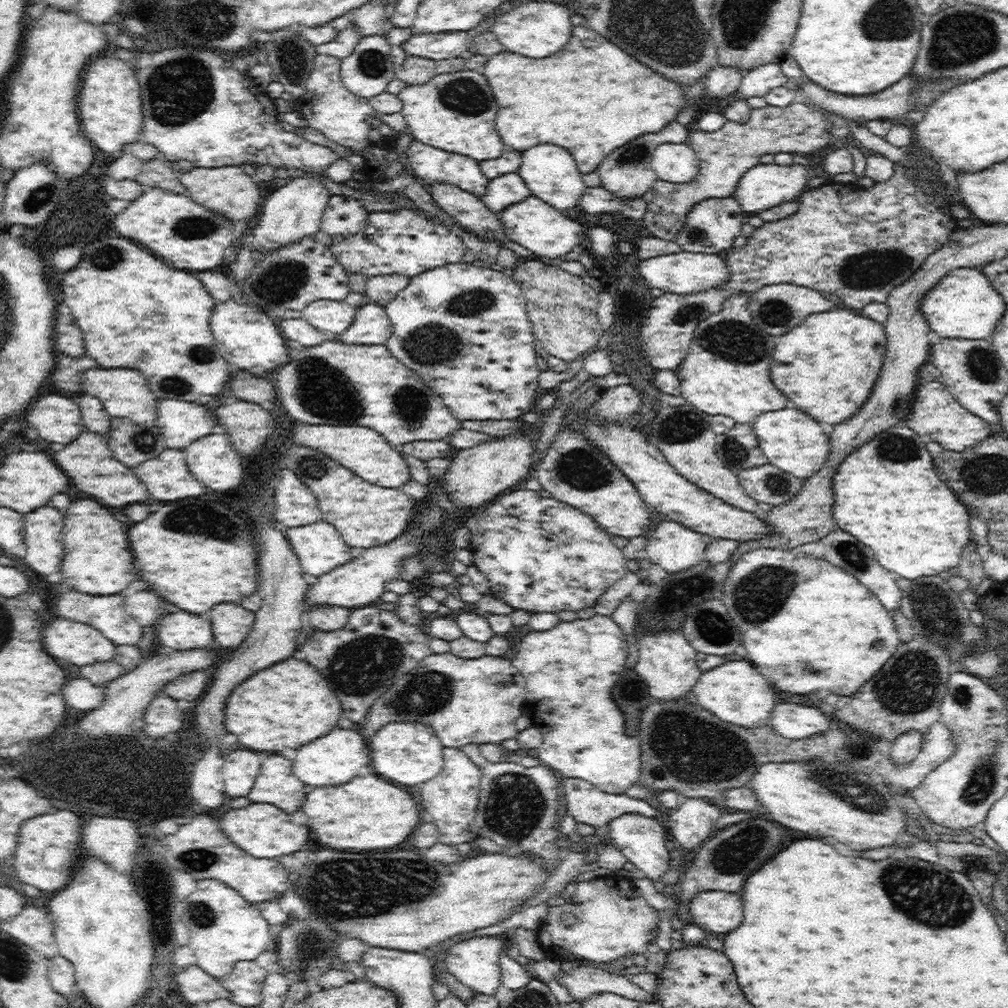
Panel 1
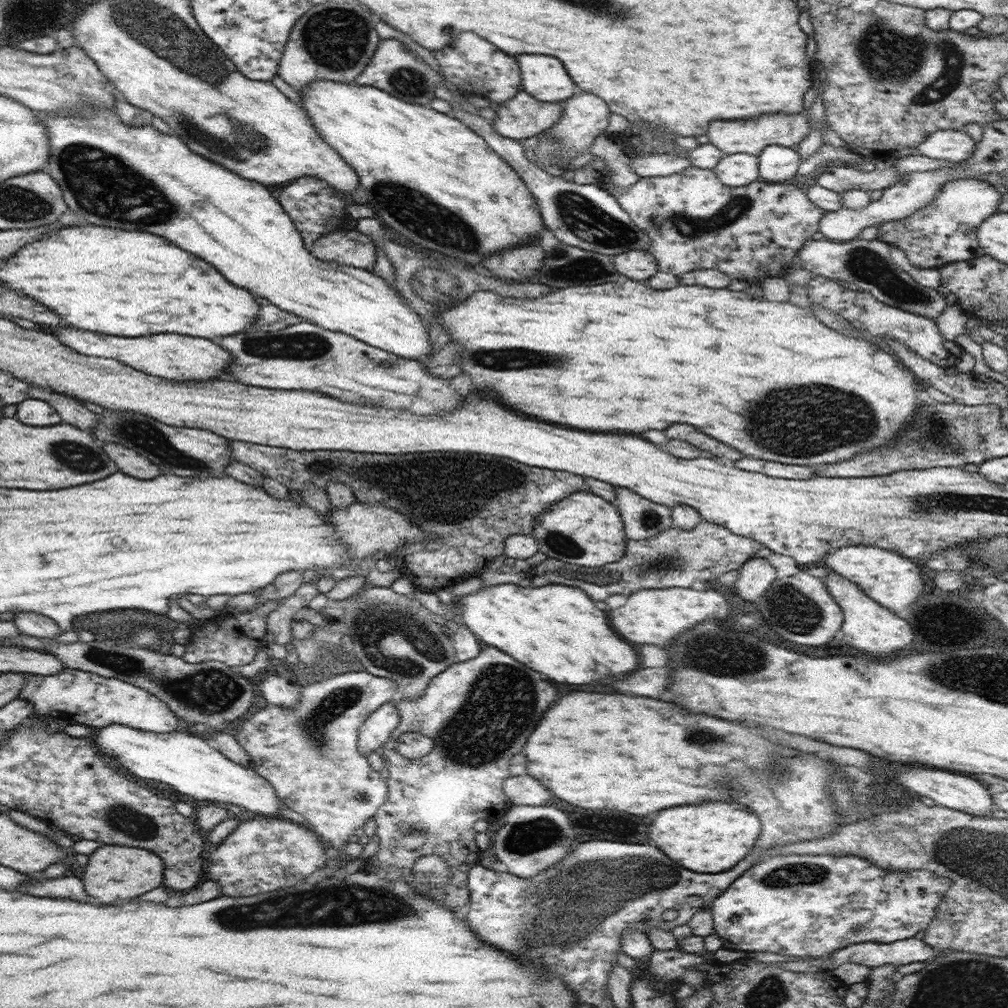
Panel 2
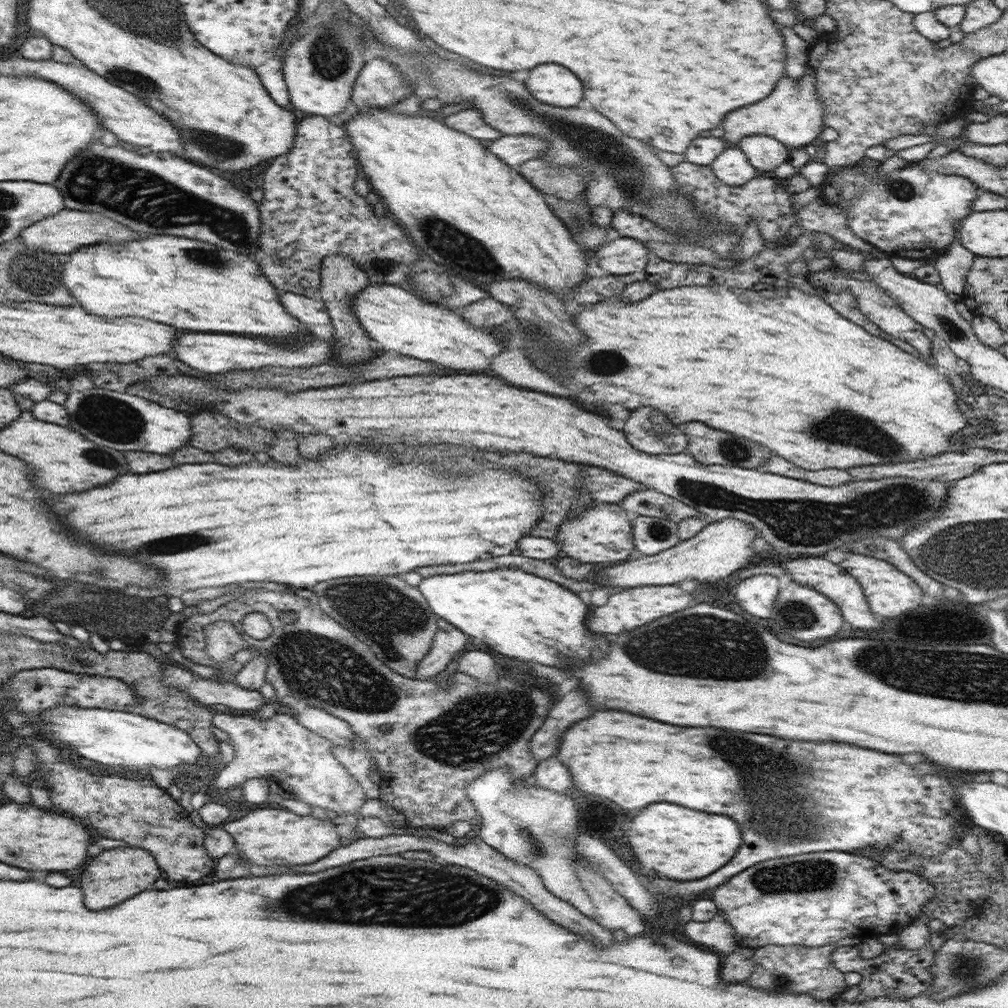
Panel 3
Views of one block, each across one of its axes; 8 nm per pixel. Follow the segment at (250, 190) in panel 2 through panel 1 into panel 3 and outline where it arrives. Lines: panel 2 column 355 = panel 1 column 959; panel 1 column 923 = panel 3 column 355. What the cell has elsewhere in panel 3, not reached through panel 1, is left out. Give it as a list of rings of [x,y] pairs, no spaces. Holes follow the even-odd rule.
[[[368,284],[354,296],[355,316],[360,319],[368,337],[382,346],[378,350],[398,350],[400,354],[440,366],[480,372],[486,370],[492,364],[492,358],[504,348],[492,332],[474,328],[454,310],[430,304],[406,290],[406,287],[394,284]]]

